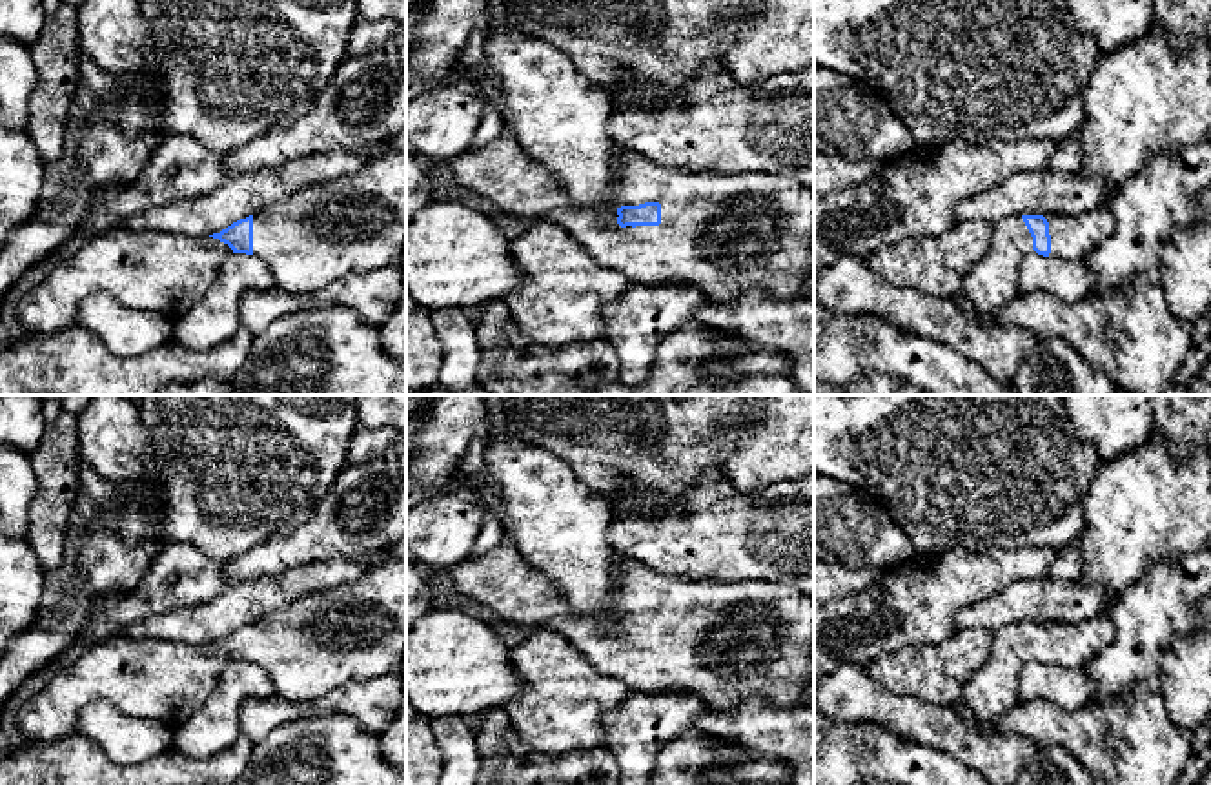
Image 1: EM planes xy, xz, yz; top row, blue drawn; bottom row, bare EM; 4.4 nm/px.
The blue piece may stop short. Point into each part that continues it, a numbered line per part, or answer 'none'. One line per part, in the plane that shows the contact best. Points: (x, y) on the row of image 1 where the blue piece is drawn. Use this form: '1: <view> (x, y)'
1: xz (725, 234)

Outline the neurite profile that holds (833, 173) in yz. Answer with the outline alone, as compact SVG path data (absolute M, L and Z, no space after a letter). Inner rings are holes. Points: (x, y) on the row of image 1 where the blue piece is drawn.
M814 149L814 202L836 191L856 188L880 175L885 162L858 160L850 162L840 155L827 155Z

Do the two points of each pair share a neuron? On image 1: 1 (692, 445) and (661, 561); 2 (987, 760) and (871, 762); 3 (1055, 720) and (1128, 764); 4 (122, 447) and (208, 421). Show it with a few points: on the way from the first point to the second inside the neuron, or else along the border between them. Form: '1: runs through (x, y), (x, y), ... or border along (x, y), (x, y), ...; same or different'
1: border along (712, 467), (661, 505), (652, 505), (638, 483); different
2: border along (918, 744), (942, 749), (967, 765); different
3: runs through (1078, 720), (1111, 722), (1117, 729), (1117, 740); same
4: border along (139, 414), (150, 458), (135, 479); different

